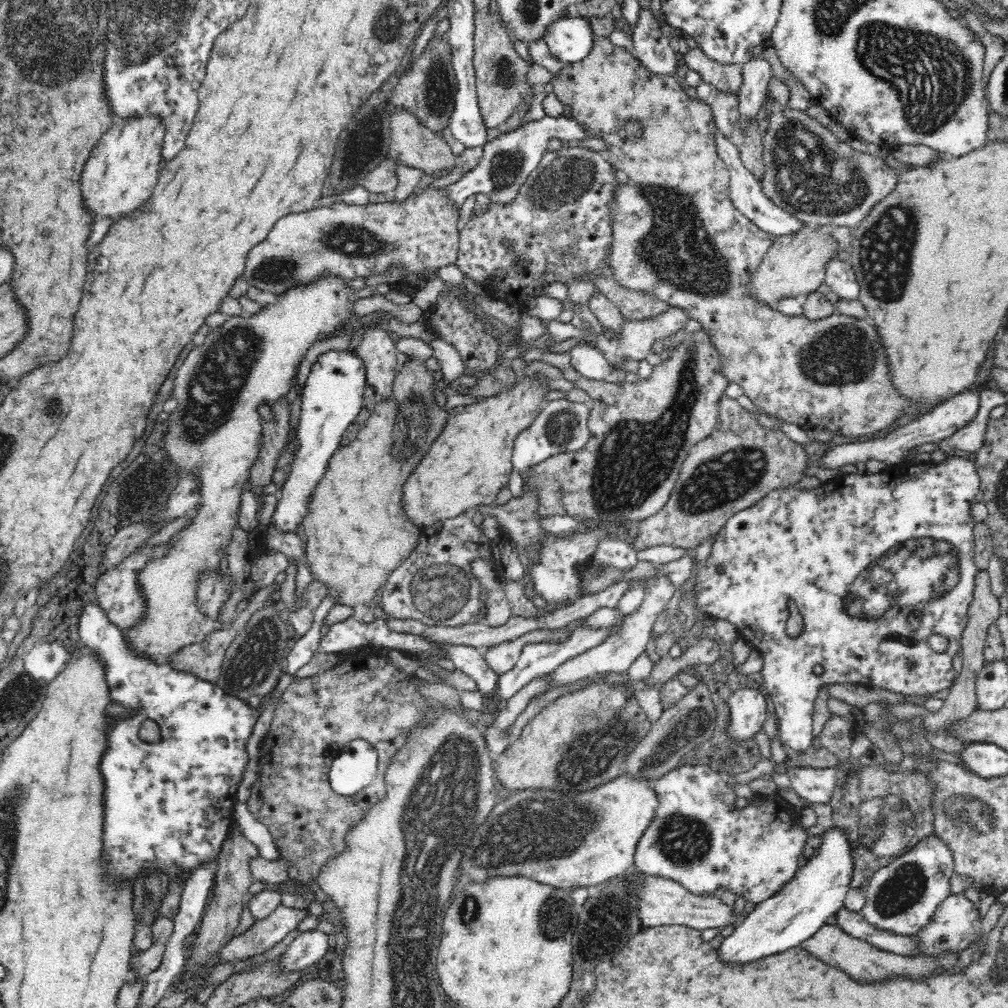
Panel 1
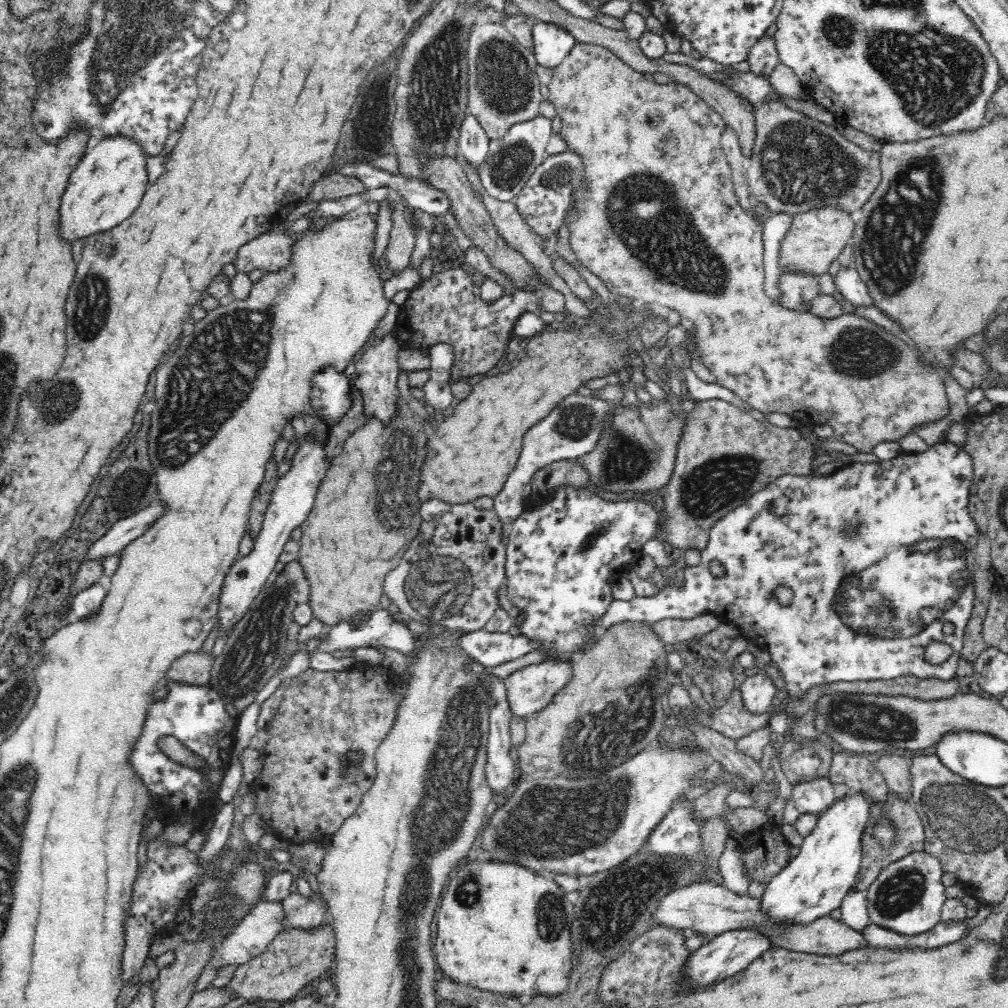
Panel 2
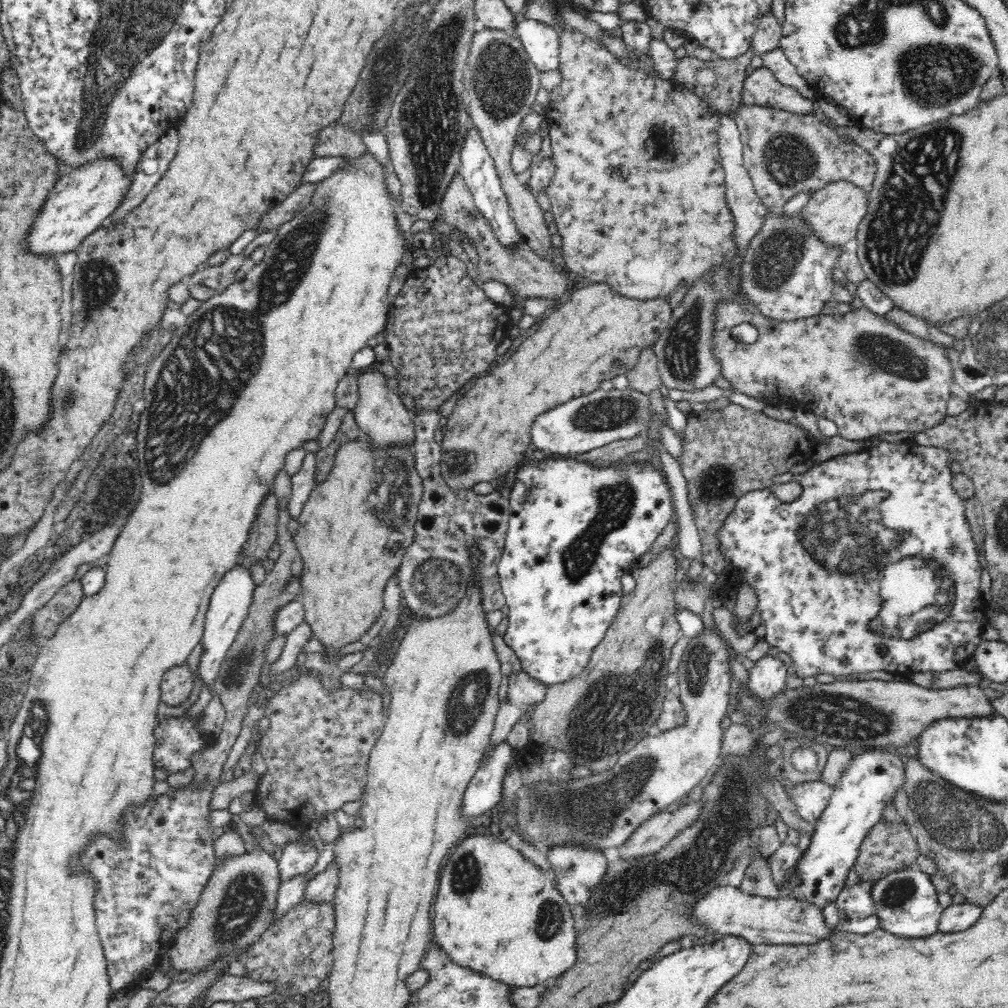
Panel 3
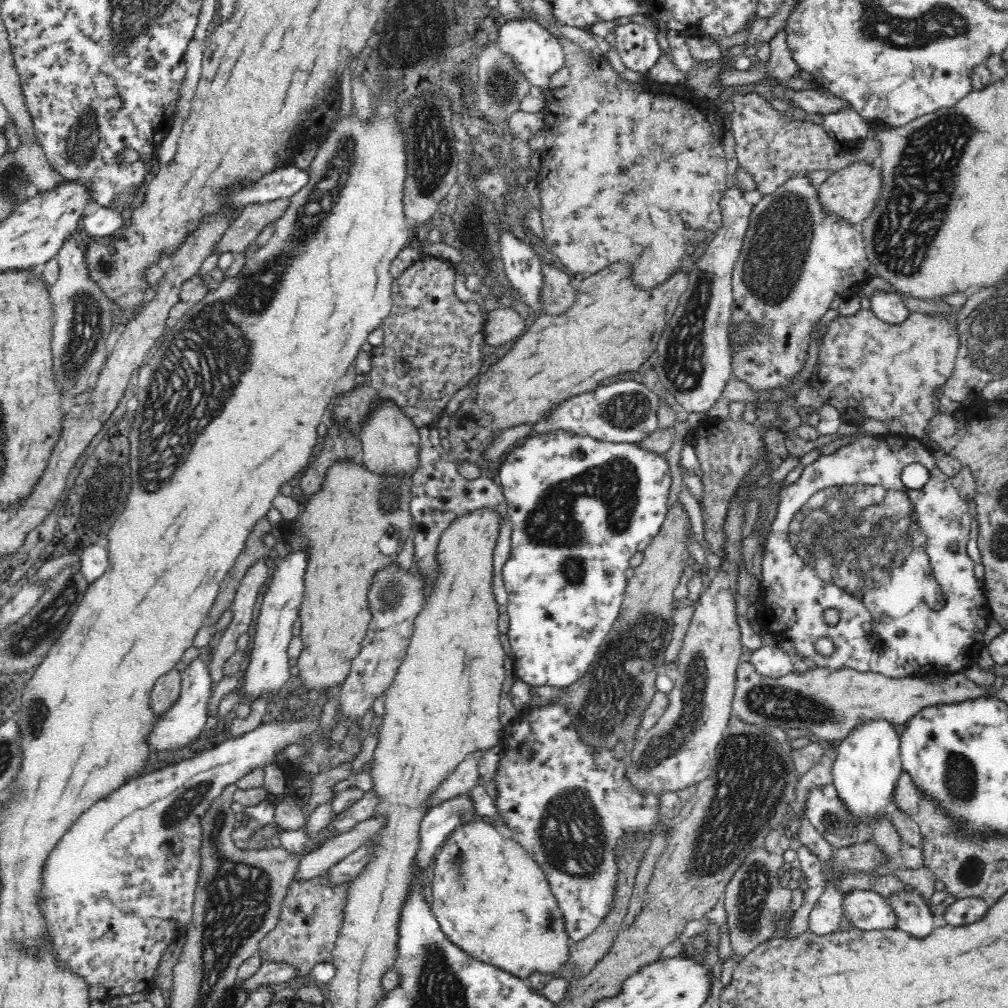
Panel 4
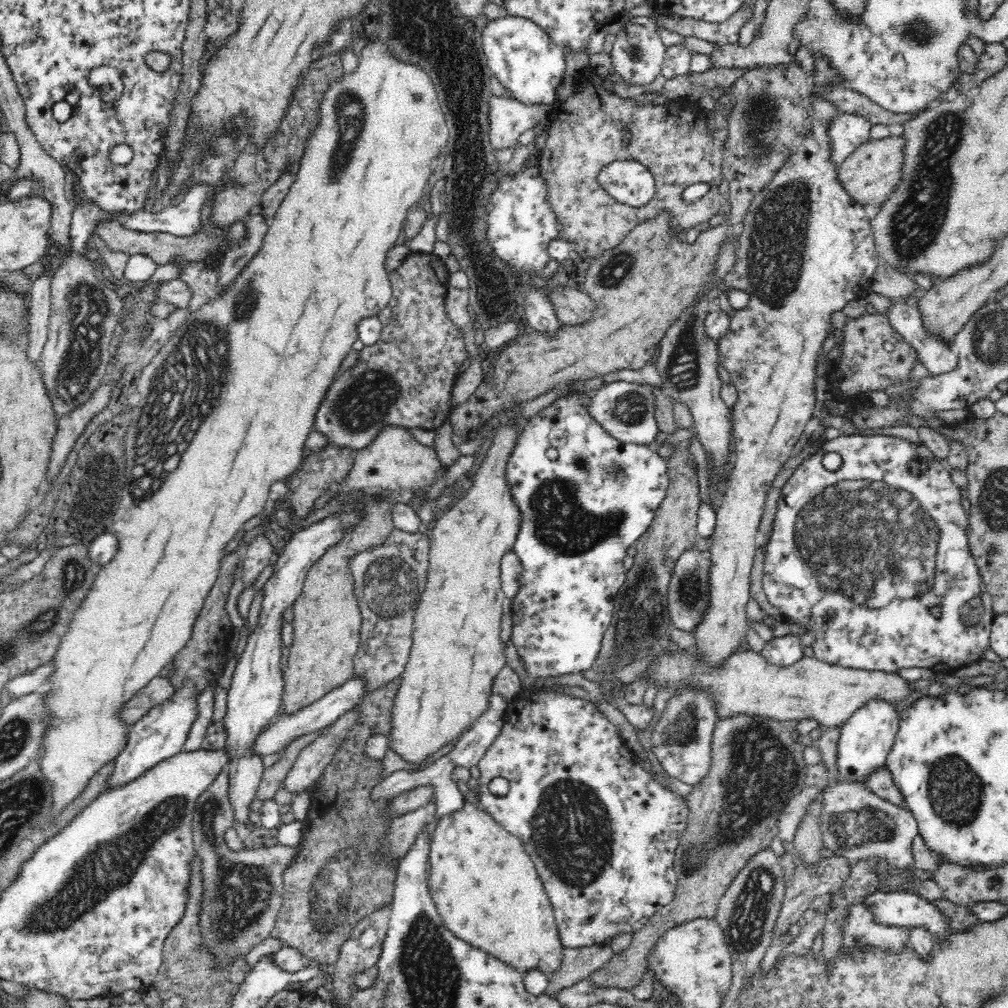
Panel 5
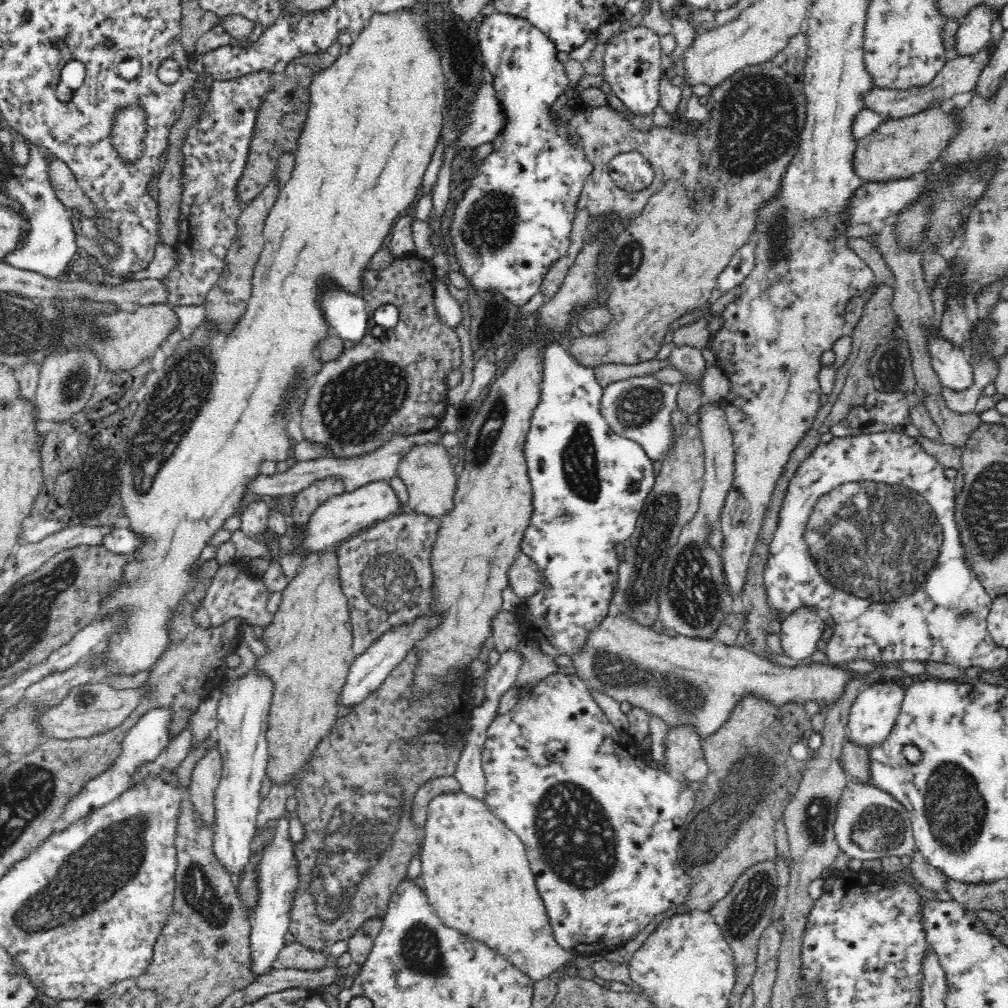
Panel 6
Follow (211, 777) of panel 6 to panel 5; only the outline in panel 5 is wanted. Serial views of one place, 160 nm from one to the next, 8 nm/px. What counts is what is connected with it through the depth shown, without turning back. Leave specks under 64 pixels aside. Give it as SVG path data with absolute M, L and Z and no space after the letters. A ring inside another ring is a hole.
M222 768L206 790L198 795L196 806L192 808L191 813L193 845L196 854L202 859L204 886L207 887L207 898L204 902L200 926L203 927L204 943L211 947L222 965L227 965L228 960L234 955L247 954L252 946L260 944L262 940L271 936L283 901L282 873L297 852L297 844L294 846L282 844L270 847L257 846L255 849L244 849L240 852L232 852L225 845L223 834L233 824L233 810L227 797L228 780L227 768Z

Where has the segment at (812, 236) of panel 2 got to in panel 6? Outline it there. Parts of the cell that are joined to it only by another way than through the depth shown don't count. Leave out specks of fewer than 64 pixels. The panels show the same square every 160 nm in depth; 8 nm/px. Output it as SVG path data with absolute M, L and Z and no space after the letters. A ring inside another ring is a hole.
M950 100L936 102L913 115L888 118L876 130L859 139L855 155L855 172L867 182L910 178L930 172L942 158L951 142L964 130L959 107Z

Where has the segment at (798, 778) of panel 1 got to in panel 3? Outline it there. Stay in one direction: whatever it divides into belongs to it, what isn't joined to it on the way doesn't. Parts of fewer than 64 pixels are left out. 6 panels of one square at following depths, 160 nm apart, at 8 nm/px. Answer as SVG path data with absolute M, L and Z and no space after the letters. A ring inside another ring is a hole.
M821 780L796 785L792 791L793 802L800 816L810 823L815 823L827 807L833 787Z

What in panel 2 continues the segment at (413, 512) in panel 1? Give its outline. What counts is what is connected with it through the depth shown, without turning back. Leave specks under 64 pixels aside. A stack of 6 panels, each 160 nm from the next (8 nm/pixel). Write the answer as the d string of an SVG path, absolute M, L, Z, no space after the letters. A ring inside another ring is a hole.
M612 298L608 304L602 302L594 308L594 316L587 318L582 326L566 326L564 330L548 330L548 340L562 342L546 342L546 332L539 332L530 337L526 344L526 356L514 363L511 370L498 372L496 376L484 376L478 383L472 385L471 393L458 401L445 414L444 420L436 431L431 431L427 440L427 454L422 462L420 472L419 497L420 503L434 496L450 502L464 504L481 496L493 497L506 482L509 474L519 459L525 435L540 419L550 414L556 406L568 396L578 394L578 388L588 386L590 380L604 378L614 372L620 352L626 352L630 336L598 336L598 334L628 334L636 332L644 326L648 318L660 318L660 313L654 307L644 307L644 304L628 304L624 306L621 300Z

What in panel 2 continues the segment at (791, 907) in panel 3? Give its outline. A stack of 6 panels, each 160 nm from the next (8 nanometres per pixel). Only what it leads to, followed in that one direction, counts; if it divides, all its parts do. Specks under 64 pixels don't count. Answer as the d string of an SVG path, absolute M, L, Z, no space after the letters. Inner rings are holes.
M711 882L686 886L666 894L660 900L656 921L660 921L663 926L678 929L692 928L709 937L729 930L753 930L761 934L772 947L821 955L838 954L866 943L862 933L856 932L840 920L830 918L829 915L812 919L807 923L776 921L764 909L761 897L754 898L748 893L738 894L728 889L726 885Z

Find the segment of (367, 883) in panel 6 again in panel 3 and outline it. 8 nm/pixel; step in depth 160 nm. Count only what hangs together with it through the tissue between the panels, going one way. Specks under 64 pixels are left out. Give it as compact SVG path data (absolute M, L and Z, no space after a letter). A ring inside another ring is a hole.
M302 899L287 911L275 918L244 954L246 976L276 981L276 992L280 994L311 994L333 965L335 906L332 901Z

